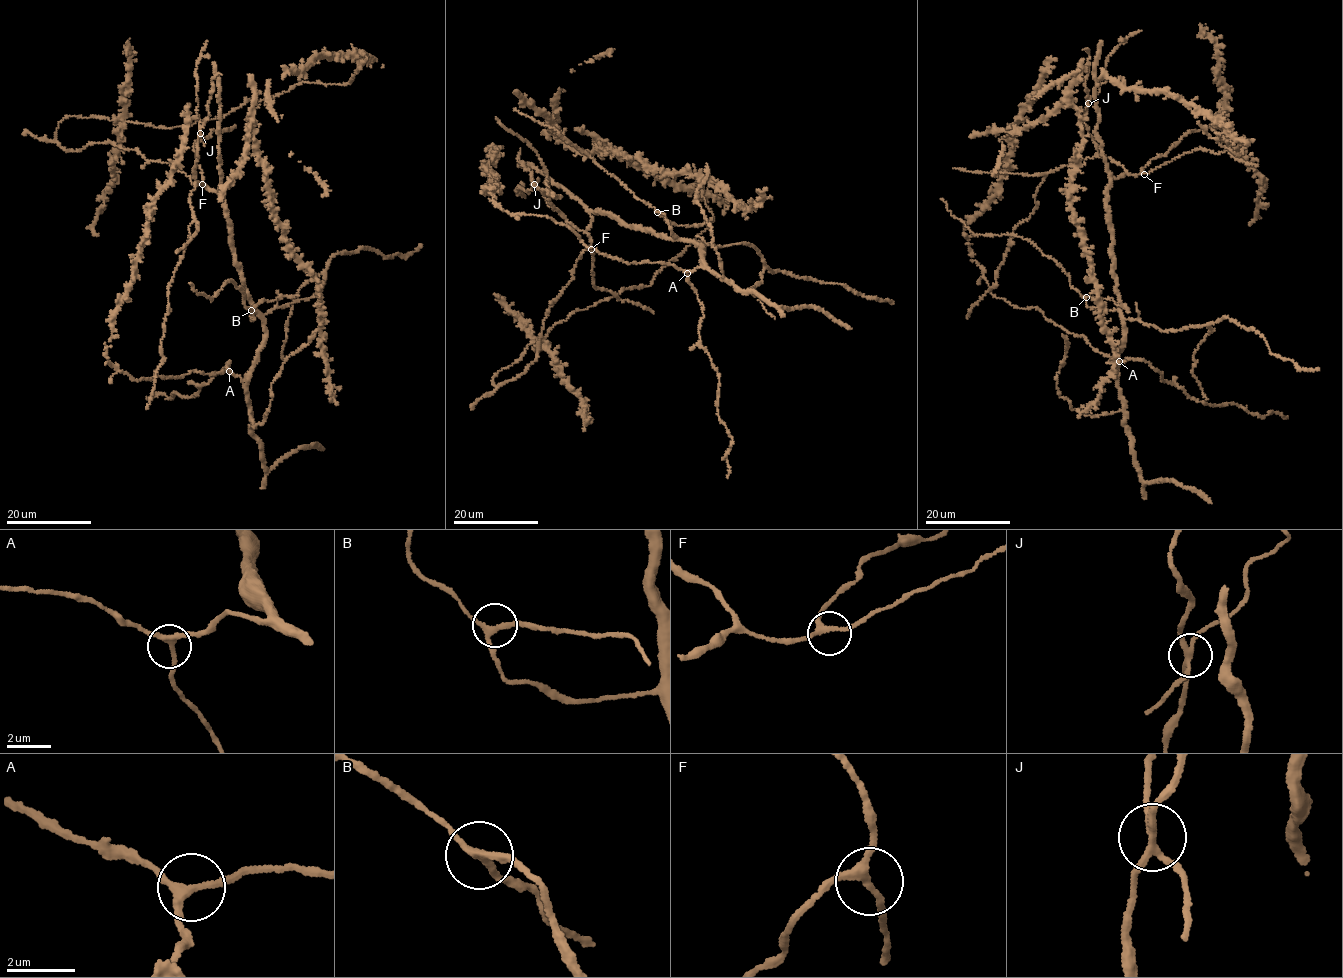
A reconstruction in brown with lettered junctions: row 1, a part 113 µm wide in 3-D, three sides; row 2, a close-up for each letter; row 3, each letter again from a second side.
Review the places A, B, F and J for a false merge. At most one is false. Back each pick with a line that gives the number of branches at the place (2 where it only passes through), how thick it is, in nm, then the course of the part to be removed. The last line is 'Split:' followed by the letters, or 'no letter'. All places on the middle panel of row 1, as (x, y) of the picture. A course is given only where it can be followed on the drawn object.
J: 4 | 200 nm | (534, 184), (532, 190), (528, 190), (529, 193), (517, 186), (515, 190), (525, 197)
Split: J

